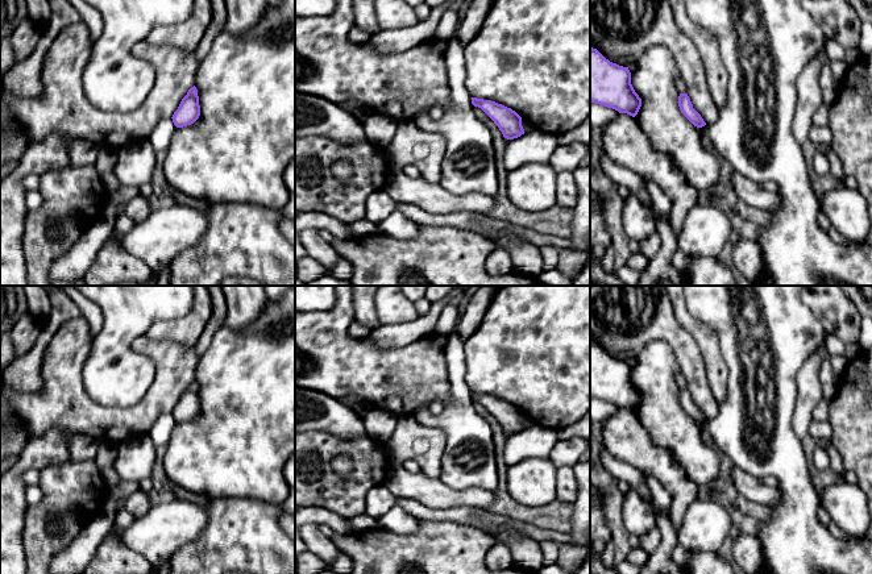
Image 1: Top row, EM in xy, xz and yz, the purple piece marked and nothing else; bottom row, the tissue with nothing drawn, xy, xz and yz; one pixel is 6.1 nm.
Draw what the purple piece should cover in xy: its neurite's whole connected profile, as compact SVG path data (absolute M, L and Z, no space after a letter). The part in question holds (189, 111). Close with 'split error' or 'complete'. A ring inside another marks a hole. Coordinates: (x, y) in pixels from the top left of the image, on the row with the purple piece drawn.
M191 87L182 99L178 109L173 115L173 122L177 128L194 124L200 116L200 105L196 87Z | complete

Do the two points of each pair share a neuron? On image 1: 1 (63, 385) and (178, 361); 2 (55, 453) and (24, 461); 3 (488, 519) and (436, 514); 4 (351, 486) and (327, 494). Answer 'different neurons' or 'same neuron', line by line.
1: same neuron
2: same neuron
3: same neuron
4: same neuron

